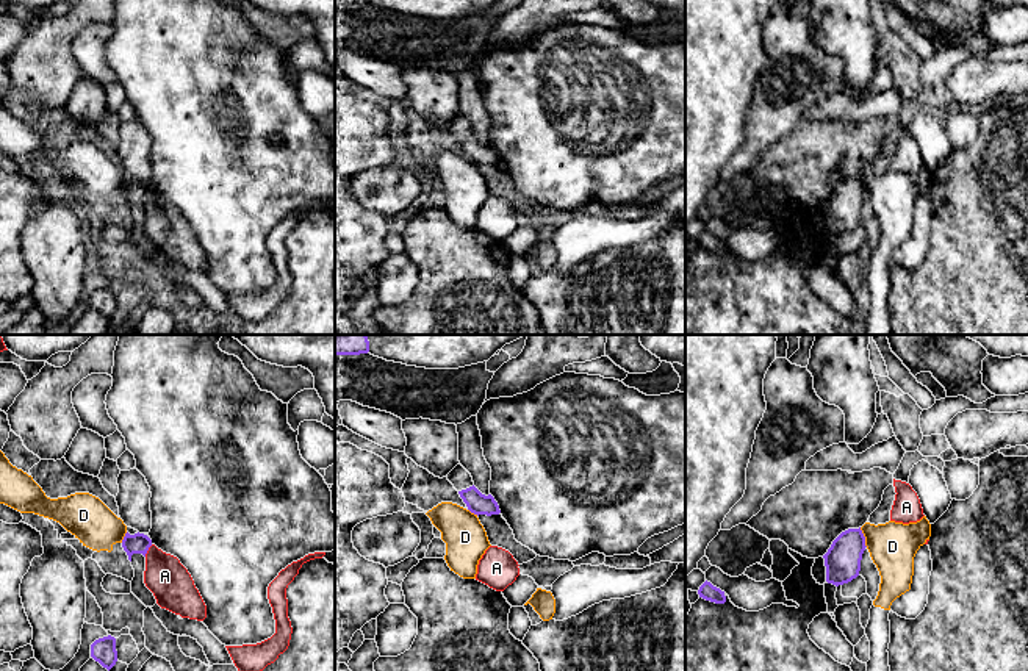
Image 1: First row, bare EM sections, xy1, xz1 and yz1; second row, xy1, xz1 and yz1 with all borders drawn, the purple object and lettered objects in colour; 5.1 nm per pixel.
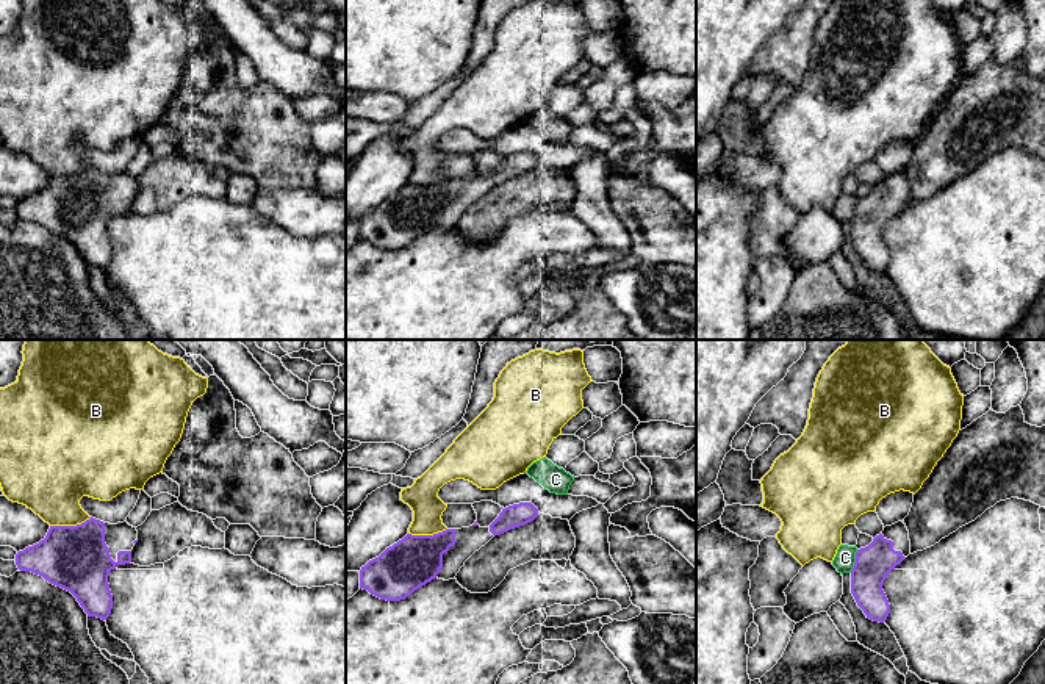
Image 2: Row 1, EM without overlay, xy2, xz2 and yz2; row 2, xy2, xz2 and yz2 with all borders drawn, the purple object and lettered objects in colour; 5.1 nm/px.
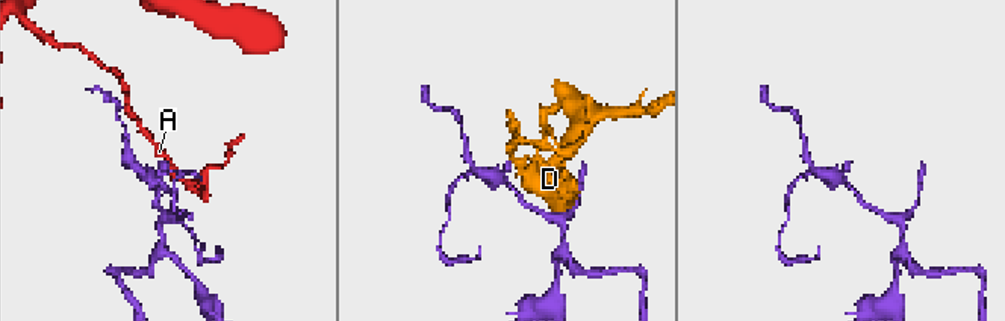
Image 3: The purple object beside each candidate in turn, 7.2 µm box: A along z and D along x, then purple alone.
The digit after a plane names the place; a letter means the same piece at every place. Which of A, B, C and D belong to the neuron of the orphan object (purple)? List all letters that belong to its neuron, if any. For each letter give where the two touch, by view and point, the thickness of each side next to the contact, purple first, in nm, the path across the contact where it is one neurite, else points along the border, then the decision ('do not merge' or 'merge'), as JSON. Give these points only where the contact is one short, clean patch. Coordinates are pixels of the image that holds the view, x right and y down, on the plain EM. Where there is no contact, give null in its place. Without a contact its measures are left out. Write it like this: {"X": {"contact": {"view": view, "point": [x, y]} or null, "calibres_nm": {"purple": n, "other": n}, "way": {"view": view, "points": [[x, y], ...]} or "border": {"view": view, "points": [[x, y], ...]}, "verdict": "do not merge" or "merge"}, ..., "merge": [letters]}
{"A": {"contact": {"view": "xy1", "point": [147, 199]}, "calibres_nm": {"purple": 110, "other": 220}, "border": {"view": "xy1", "points": [[152, 194], [144, 205]]}, "verdict": "do not merge"}, "B": {"contact": {"view": "xy2", "point": [71, 176]}, "calibres_nm": {"purple": 340, "other": 340}, "verdict": "do not merge"}, "C": {"contact": {"view": "yz2", "point": [856, 210]}, "calibres_nm": {"purple": 190, "other": 110}, "verdict": "do not merge"}, "D": {"contact": {"view": "yz1", "point": [864, 186]}, "calibres_nm": {"purple": 190, "other": 240}, "border": {"view": "yz1", "points": [[859, 177], [867, 196]]}, "verdict": "do not merge"}, "merge": []}

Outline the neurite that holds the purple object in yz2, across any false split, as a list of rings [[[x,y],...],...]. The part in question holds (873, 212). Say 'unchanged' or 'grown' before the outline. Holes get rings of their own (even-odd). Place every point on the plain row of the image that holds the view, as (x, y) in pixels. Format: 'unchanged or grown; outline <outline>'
grown; outline [[[903,171],[885,175],[868,196],[857,199],[851,219],[851,243],[867,268],[879,272],[887,269],[890,254],[882,233],[909,203],[909,180]]]

